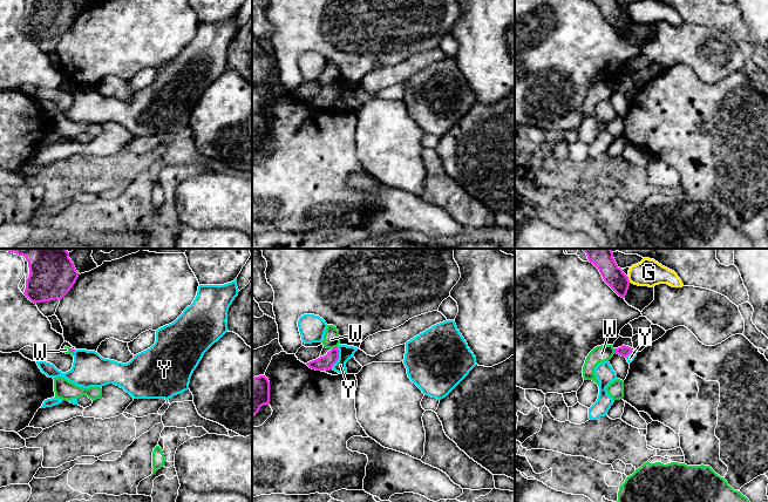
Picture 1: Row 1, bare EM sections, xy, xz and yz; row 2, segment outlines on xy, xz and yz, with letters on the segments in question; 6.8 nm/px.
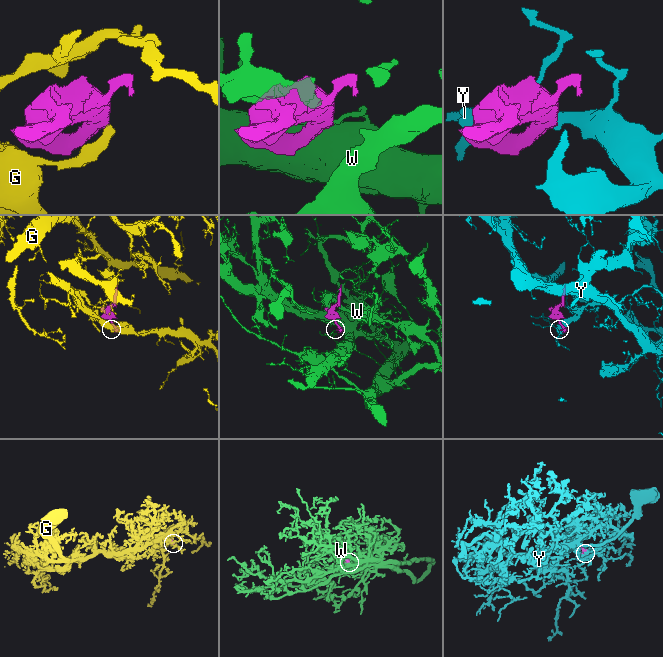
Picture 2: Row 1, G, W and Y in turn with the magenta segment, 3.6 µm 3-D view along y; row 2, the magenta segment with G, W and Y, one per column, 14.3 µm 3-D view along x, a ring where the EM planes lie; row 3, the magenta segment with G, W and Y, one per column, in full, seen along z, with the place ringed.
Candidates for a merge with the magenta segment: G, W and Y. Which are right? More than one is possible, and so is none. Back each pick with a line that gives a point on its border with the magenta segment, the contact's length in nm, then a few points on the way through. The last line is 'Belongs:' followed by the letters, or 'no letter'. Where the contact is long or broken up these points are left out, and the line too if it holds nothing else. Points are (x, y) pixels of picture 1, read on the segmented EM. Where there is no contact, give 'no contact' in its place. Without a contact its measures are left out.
Belongs: no letter

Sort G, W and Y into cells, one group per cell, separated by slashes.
G / W / Y

